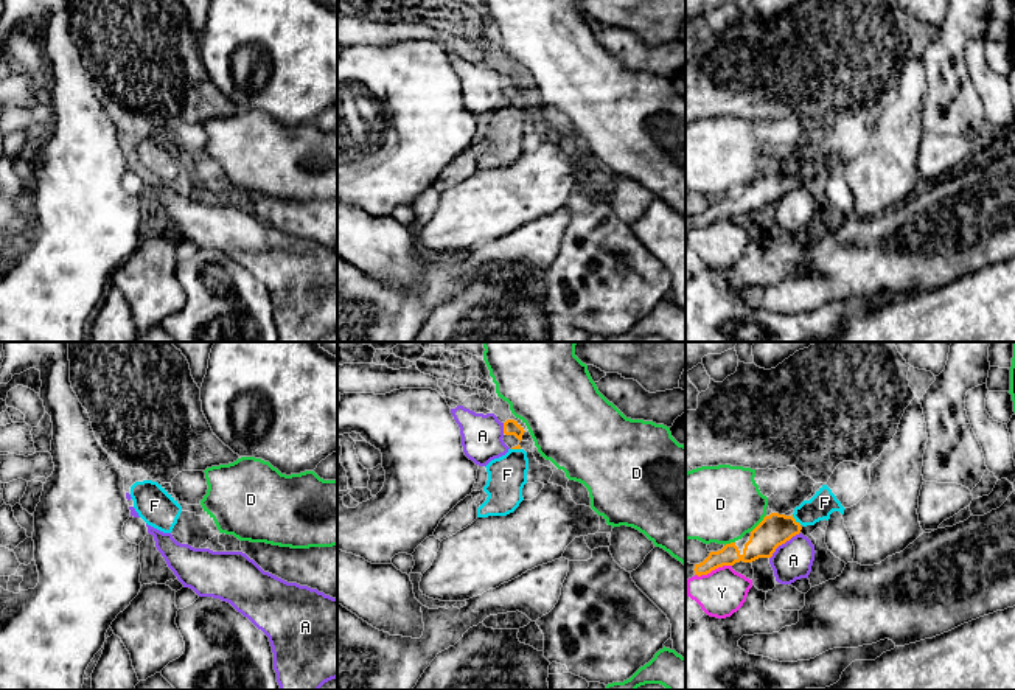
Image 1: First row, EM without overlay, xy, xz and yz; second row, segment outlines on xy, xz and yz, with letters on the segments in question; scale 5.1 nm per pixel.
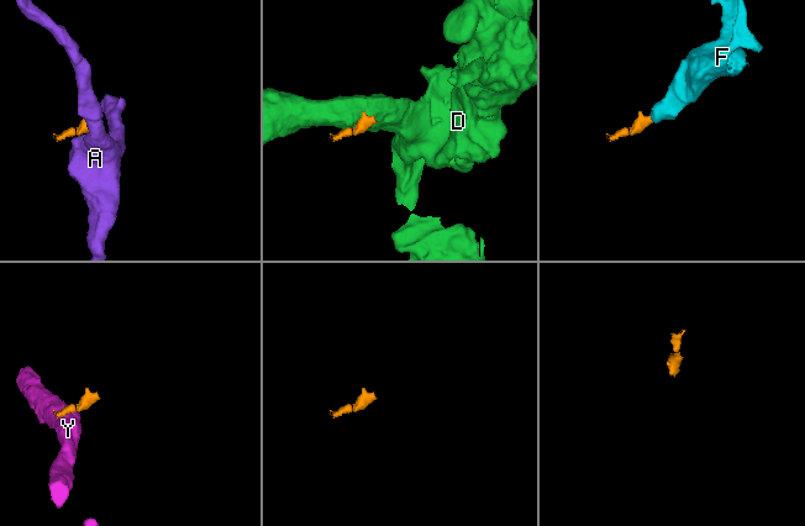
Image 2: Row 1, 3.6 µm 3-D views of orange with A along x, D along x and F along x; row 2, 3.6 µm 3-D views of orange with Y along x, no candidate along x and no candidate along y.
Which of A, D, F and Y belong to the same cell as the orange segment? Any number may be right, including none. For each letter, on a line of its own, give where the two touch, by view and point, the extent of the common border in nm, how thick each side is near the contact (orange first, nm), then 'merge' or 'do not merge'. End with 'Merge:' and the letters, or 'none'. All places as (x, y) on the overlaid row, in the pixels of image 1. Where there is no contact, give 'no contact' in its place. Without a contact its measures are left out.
A: yz (782, 543) | 220 nm | 160/200 nm | do not merge
D: yz (759, 524) | 120 nm | 160/400 nm | do not merge
F: yz (795, 519) | 80 nm | 160/140 nm | merge
Y: yz (712, 569) | 200 nm | 110/240 nm | do not merge
Merge: F

